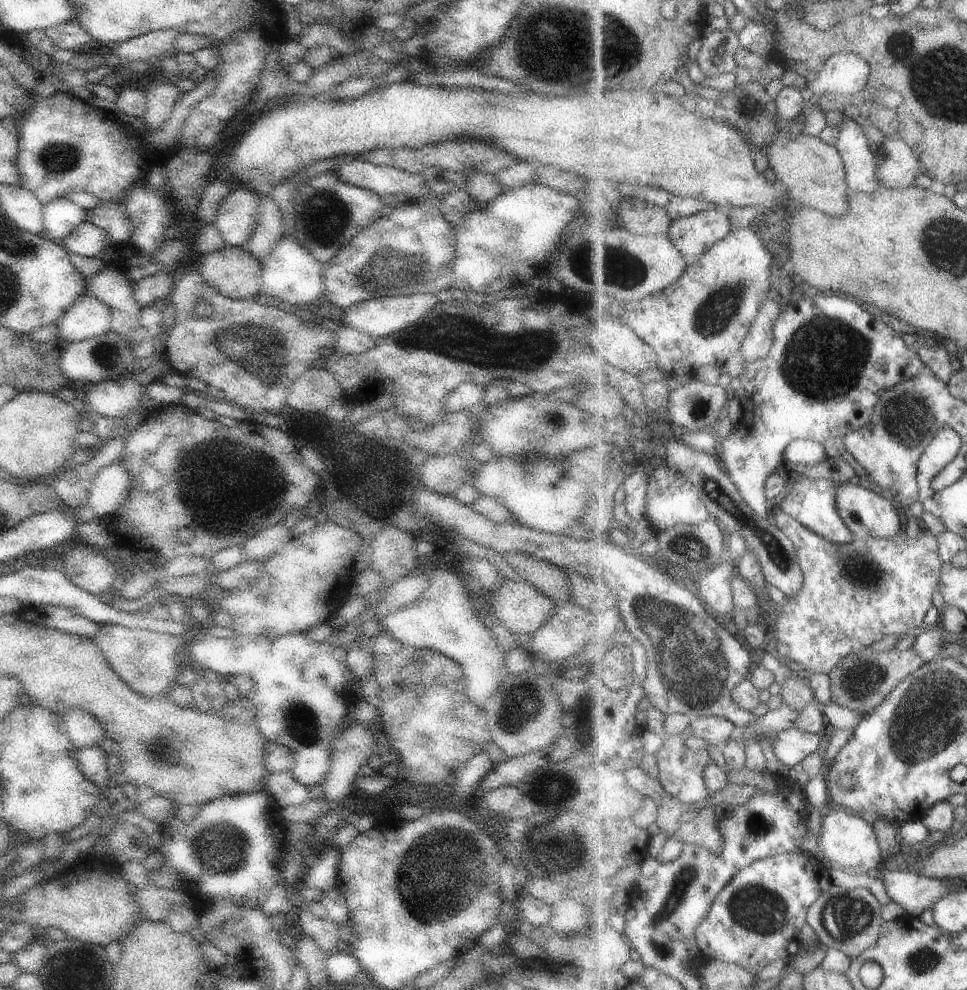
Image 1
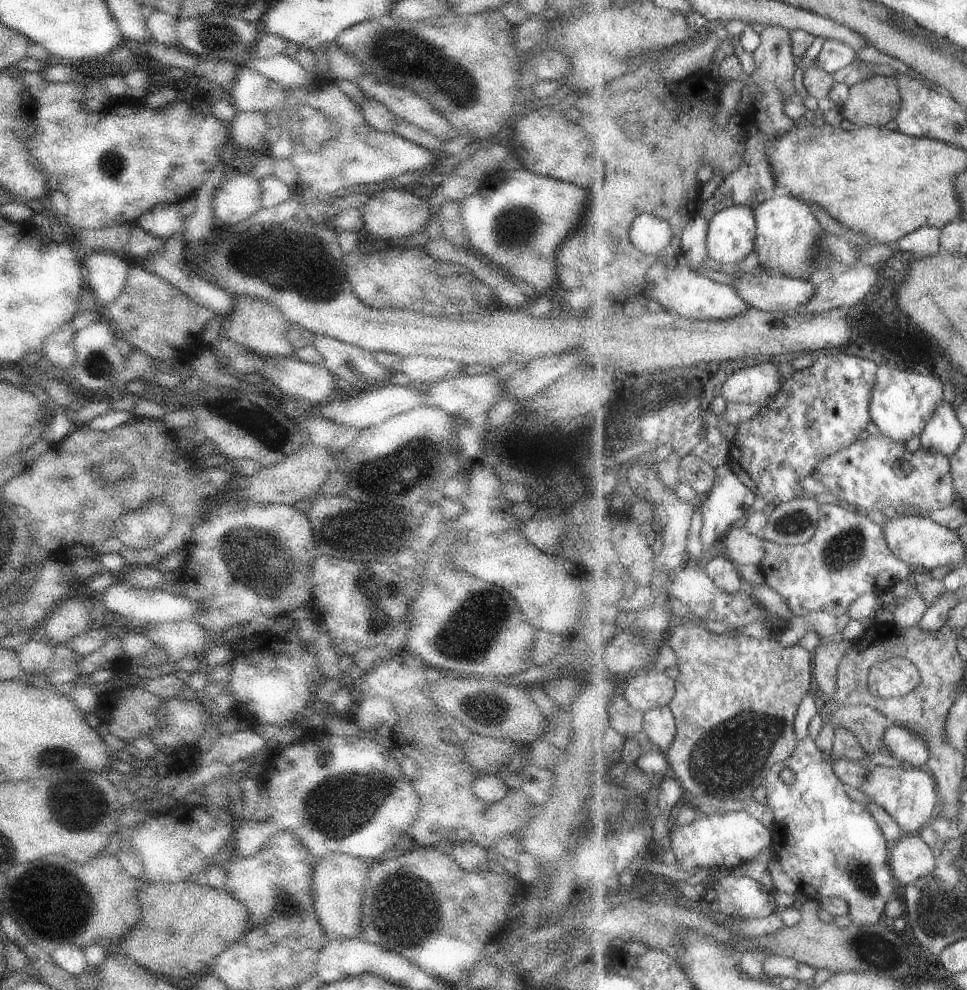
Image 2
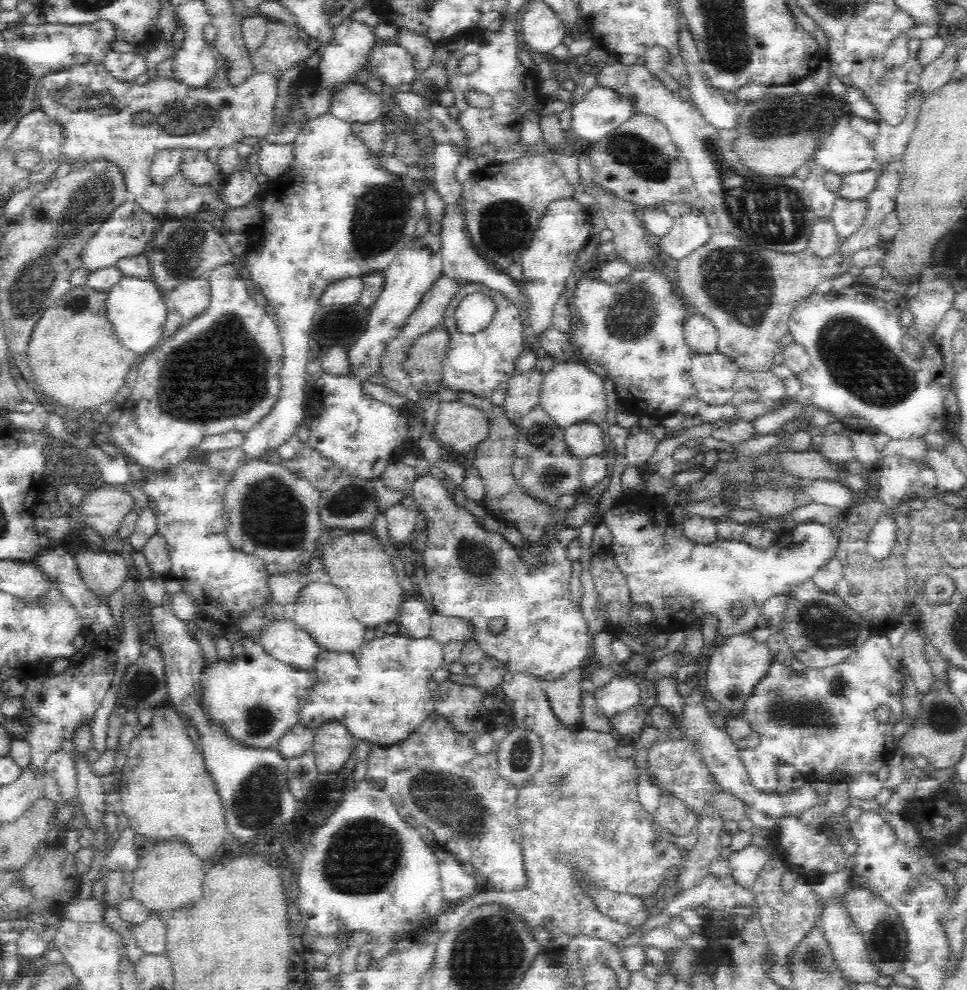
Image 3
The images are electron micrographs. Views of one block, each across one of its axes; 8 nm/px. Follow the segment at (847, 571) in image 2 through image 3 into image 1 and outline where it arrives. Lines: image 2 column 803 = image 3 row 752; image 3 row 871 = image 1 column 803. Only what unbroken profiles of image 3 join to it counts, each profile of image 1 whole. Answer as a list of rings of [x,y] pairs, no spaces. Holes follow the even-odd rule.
[[[777,509],[777,514],[775,516],[775,523],[792,538],[792,542],[796,544],[798,549],[798,556],[800,559],[800,564],[802,565],[802,570],[805,572],[804,588],[796,596],[786,596],[785,605],[781,610],[776,610],[775,608],[770,608],[772,611],[772,618],[768,622],[769,625],[773,627],[775,631],[775,639],[773,640],[773,648],[778,649],[778,652],[785,656],[785,659],[790,658],[798,664],[802,664],[807,670],[807,677],[811,674],[831,674],[836,667],[839,666],[843,660],[846,660],[851,654],[856,654],[856,652],[862,652],[868,647],[881,646],[882,639],[886,636],[895,636],[900,638],[905,638],[907,635],[925,628],[924,620],[928,616],[928,612],[932,610],[934,604],[934,596],[936,596],[936,590],[939,589],[940,582],[942,581],[943,568],[945,565],[944,559],[940,552],[940,540],[935,534],[929,531],[922,531],[915,538],[908,538],[908,536],[903,534],[898,534],[894,538],[879,539],[870,537],[864,540],[864,538],[857,538],[854,542],[850,544],[834,544],[830,540],[826,540],[824,536],[816,534],[812,528],[804,526],[800,520],[796,520],[794,516],[786,514],[783,509]]]

